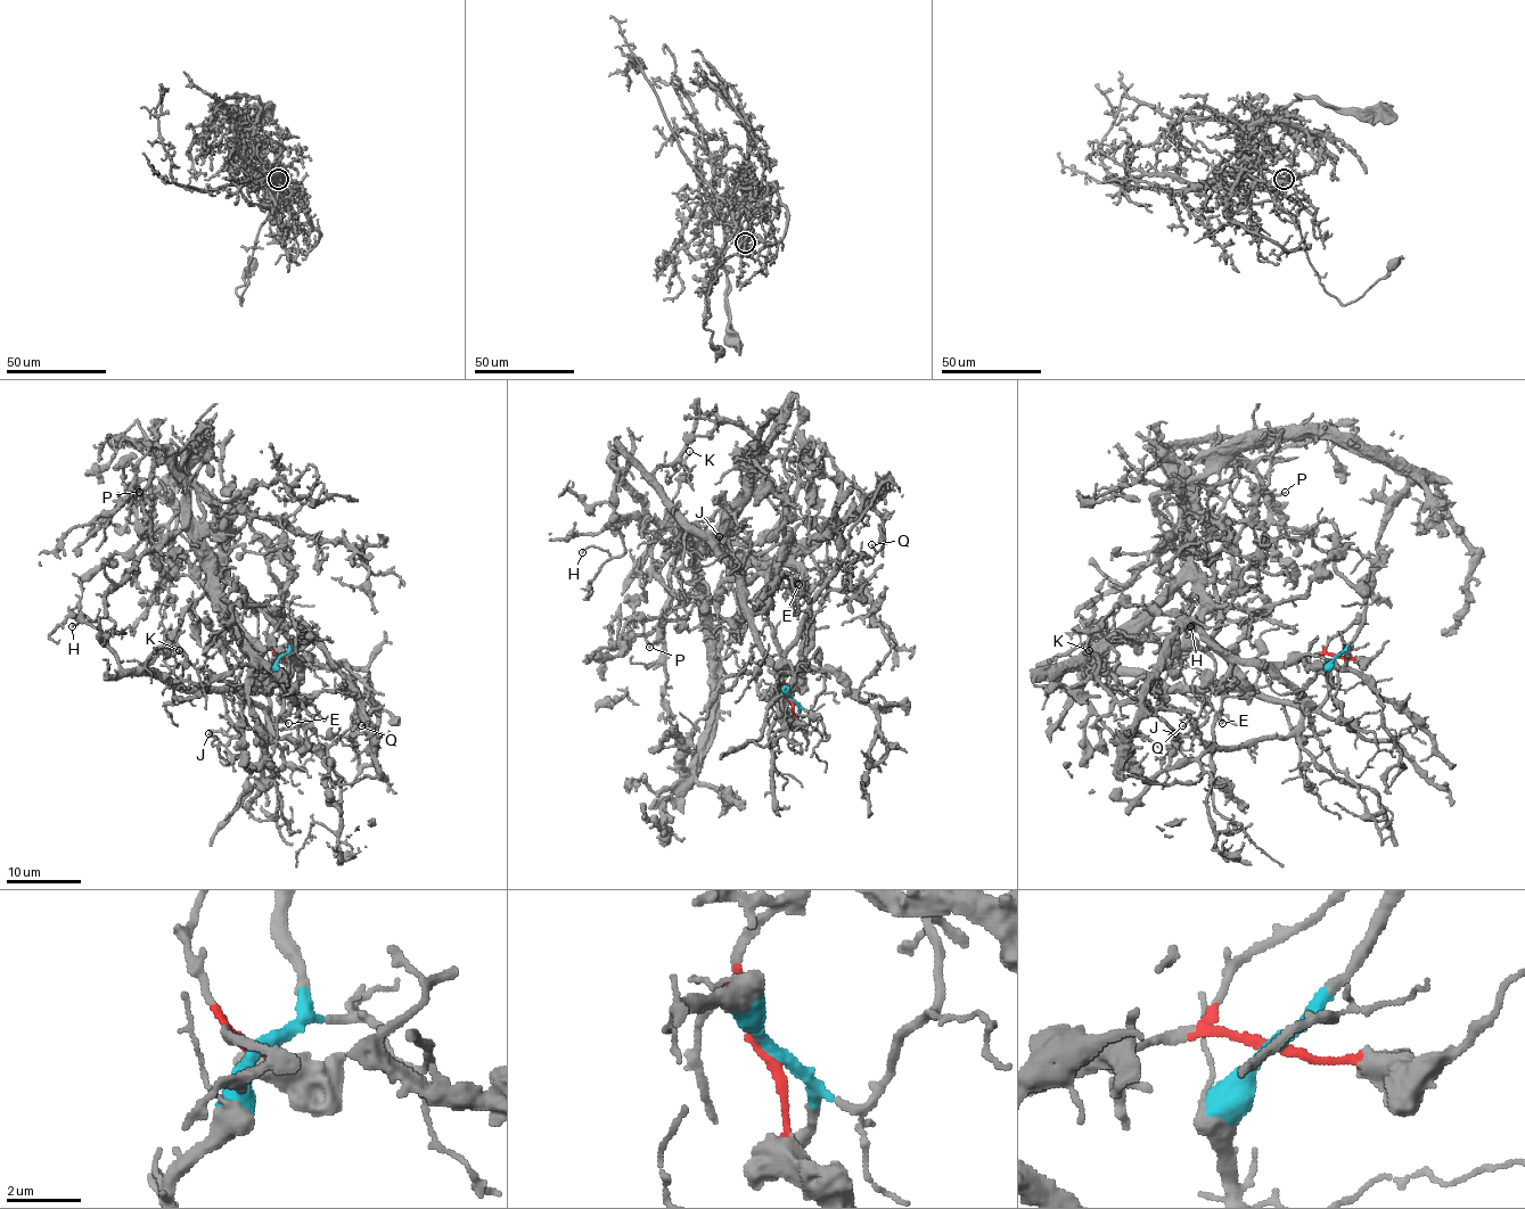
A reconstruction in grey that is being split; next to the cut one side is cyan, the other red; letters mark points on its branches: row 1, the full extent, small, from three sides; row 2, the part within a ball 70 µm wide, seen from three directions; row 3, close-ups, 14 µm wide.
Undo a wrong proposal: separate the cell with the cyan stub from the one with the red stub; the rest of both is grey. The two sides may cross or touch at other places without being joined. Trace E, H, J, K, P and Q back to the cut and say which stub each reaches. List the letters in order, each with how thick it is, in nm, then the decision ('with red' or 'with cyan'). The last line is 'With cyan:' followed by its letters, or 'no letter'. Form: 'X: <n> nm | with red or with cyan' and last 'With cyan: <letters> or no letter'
E: 160 nm | with red
H: 110 nm | with cyan
J: 110 nm | with cyan
K: 100 nm | with cyan
P: 160 nm | with red
Q: 110 nm | with cyan
With cyan: H, J, K, Q

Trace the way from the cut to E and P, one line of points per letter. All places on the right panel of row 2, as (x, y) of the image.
E: (1337, 656), (1314, 655), (1285, 661), (1236, 661), (1221, 684), (1221, 723)
P: (1337, 656), (1238, 659), (1204, 632), (1189, 542), (1189, 478), (1180, 463), (1236, 461), (1272, 493), (1285, 491)

